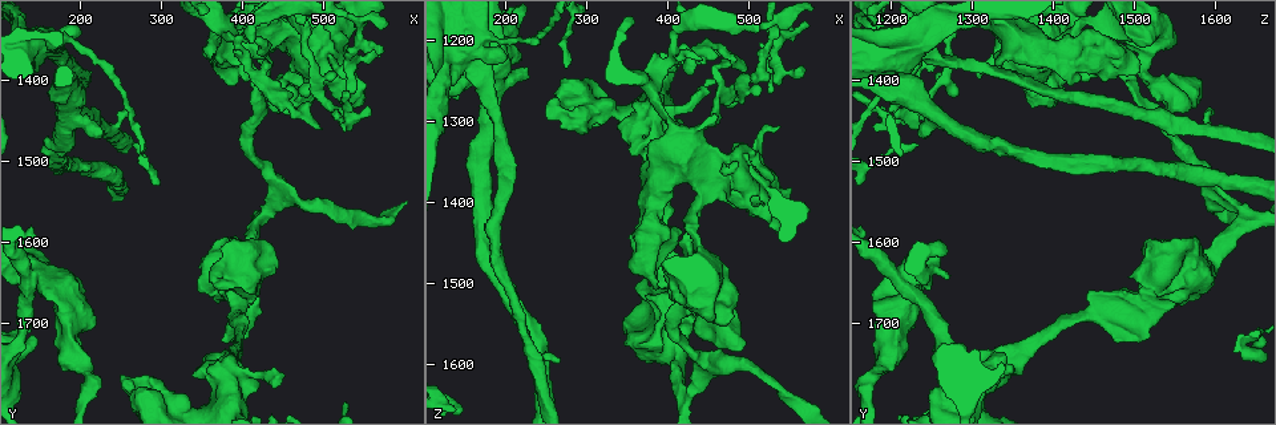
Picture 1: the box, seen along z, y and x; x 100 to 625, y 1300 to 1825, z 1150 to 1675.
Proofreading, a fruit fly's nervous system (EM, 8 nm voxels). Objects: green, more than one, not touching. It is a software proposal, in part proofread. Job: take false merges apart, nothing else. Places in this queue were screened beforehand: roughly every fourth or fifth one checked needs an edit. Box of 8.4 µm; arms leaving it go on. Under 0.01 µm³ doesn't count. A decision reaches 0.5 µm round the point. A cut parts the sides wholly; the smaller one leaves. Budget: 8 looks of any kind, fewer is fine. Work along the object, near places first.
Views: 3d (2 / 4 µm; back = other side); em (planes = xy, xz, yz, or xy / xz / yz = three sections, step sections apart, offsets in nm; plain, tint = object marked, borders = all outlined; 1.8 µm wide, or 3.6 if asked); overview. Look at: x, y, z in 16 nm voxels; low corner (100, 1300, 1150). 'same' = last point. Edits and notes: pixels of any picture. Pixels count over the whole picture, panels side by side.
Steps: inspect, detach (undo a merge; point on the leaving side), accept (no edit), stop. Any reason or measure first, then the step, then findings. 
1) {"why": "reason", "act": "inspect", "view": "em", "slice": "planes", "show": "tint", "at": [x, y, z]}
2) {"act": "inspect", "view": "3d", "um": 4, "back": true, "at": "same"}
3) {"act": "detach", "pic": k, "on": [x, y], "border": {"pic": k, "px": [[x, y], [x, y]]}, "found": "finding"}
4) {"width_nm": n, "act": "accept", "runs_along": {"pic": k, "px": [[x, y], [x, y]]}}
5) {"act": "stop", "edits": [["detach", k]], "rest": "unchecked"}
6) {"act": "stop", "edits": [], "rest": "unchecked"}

{"why": "abrupt turn", "act": "inspect", "view": "em", "slice": "yz", "step": 8, "show": "tint", "at": [405, 1345, 1220]}

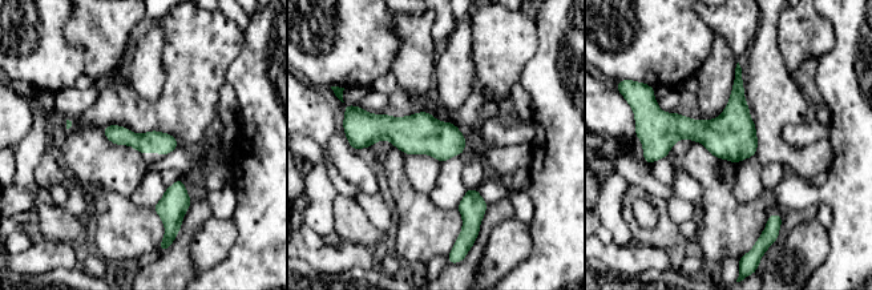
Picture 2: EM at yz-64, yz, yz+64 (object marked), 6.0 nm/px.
{"why": "another direction", "act": "inspect", "view": "em", "slice": "planes", "show": "borders", "at": "same"}

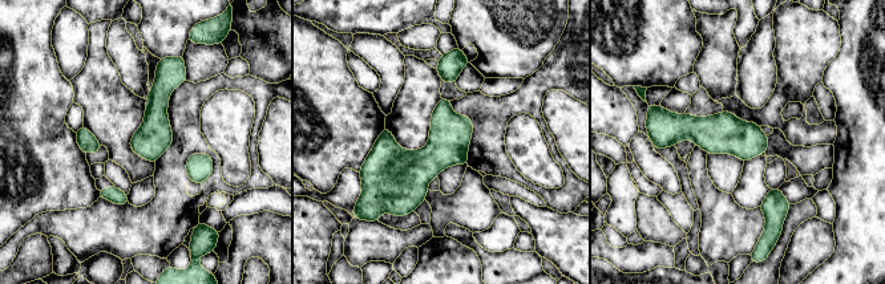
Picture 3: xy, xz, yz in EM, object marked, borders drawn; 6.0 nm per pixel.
{"act": "accept", "runs_along": {"pic": 3, "px": [[659, 136], [706, 132], [764, 146]]}, "found": "one cell here"}

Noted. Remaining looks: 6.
{"act": "inspect", "view": "em", "slice": "planes", "show": "tint", "at": [470, 1365, 1380]}

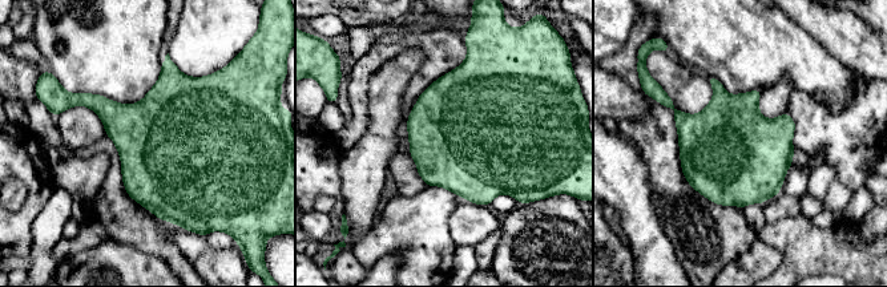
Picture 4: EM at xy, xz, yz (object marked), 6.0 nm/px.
{"width_nm": 600, "act": "accept", "found": "continuous, no second cell"}

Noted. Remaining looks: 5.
{"why": "touches itself", "act": "inspect", "view": "3d", "um": 2, "at": [415, 1430, 1515]}

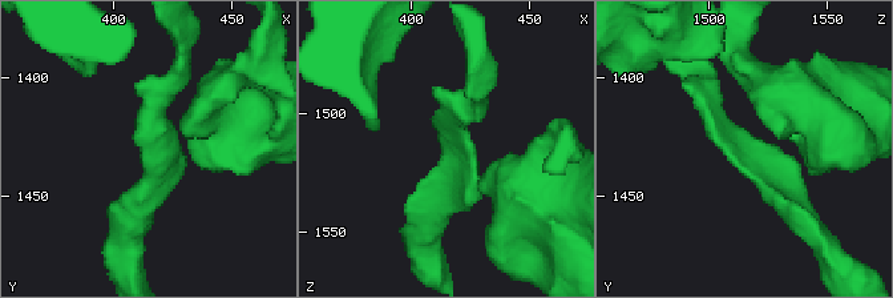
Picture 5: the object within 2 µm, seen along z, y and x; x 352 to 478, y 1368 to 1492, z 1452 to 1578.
{"arm_widths_nm": [190, 200], "act": "inspect", "view": "em", "slice": "planes", "show": "tint", "at": [421, 1433, 1515]}

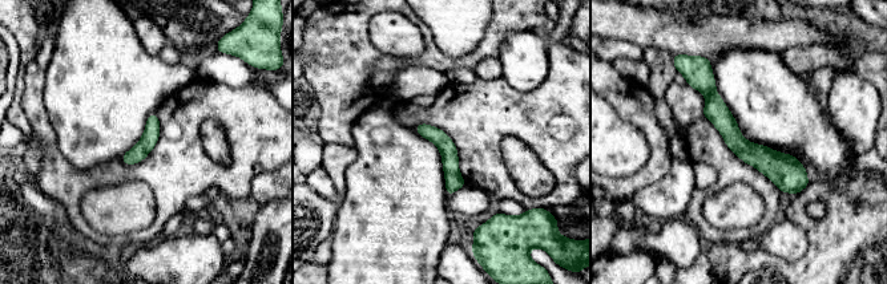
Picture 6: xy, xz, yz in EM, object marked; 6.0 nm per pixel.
{"act": "accept", "runs_along": {"pic": 6, "px": [[698, 76], [730, 133], [801, 186]]}, "found": "all the same cell"}

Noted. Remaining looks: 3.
{"why": "four or more arms meet", "act": "inspect", "view": "em", "um": 3.6, "slice": "planes", "show": "borders", "at": [150, 1645, 1220]}

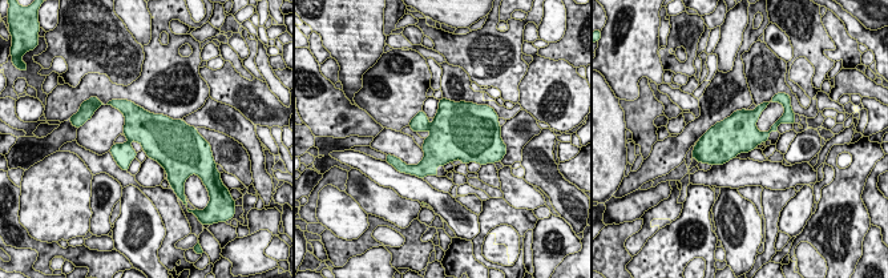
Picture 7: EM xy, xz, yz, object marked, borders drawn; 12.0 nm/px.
{"width_nm": 480, "act": "detach", "pic": 7, "on": [419, 123], "border": {"pic": 7, "px": [[430, 125], [427, 129]]}, "found": "two cells meet here"}

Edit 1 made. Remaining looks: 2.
{"act": "stop", "edits": [["detach", 7]], "rest": "unchecked"}

